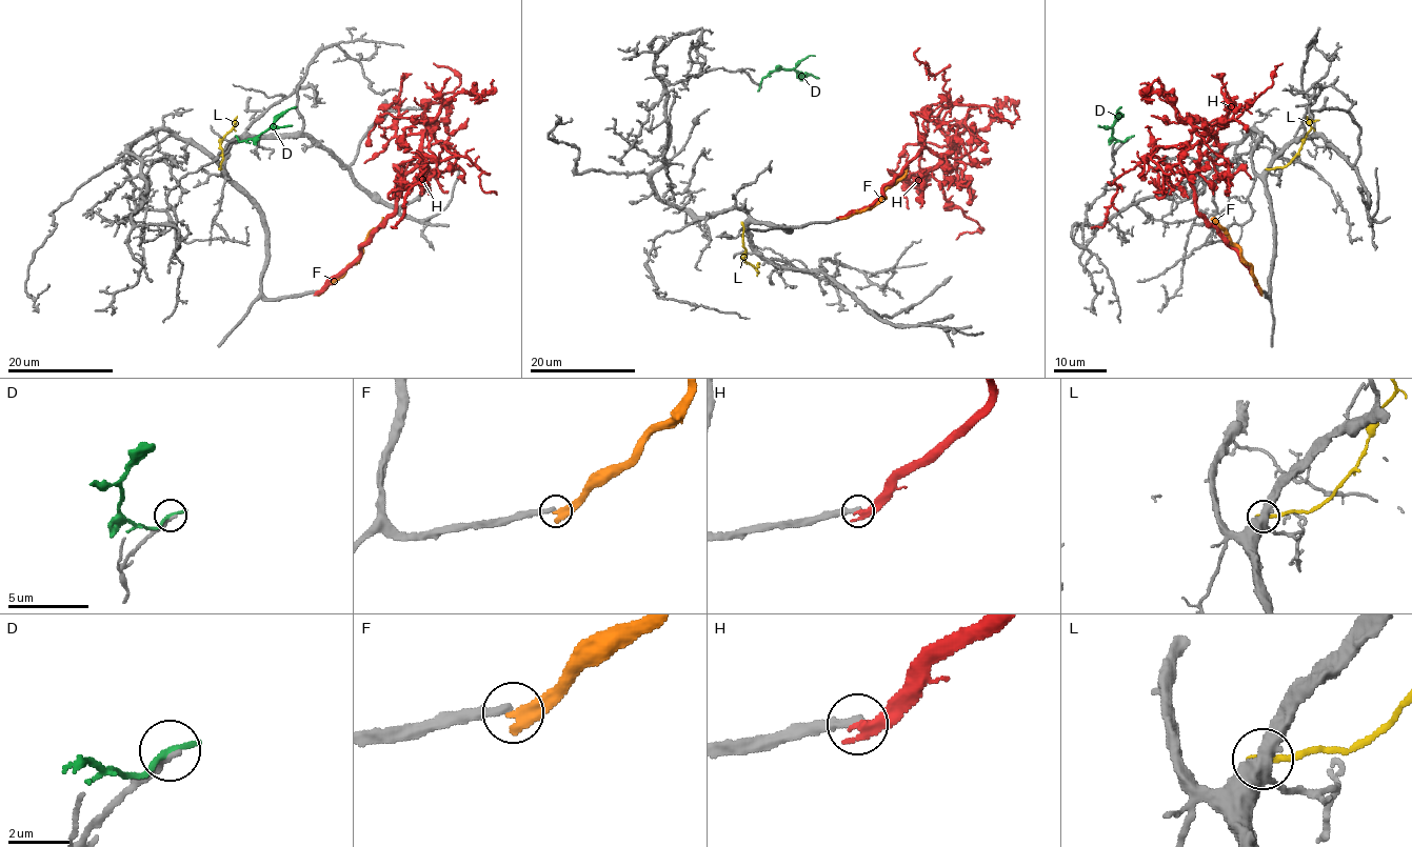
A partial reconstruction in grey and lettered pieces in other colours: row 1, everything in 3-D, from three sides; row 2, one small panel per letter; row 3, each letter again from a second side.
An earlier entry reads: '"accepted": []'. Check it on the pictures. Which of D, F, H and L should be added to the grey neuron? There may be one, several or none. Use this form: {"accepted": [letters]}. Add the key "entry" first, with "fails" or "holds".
{"entry": "holds", "accepted": []}

